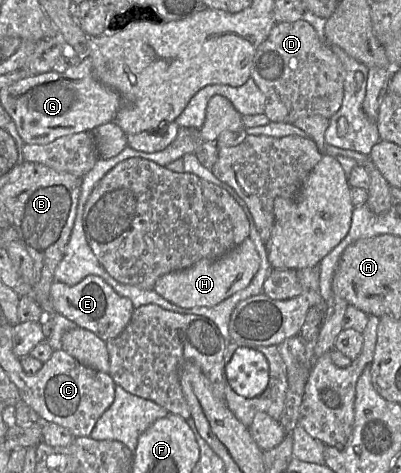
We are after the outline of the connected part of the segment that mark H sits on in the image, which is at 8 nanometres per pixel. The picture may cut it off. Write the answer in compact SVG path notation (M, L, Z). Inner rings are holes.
M247 237L241 244L217 259L202 259L191 267L158 278L154 290L164 299L183 309L213 307L236 292L245 289L260 266L260 256Z

